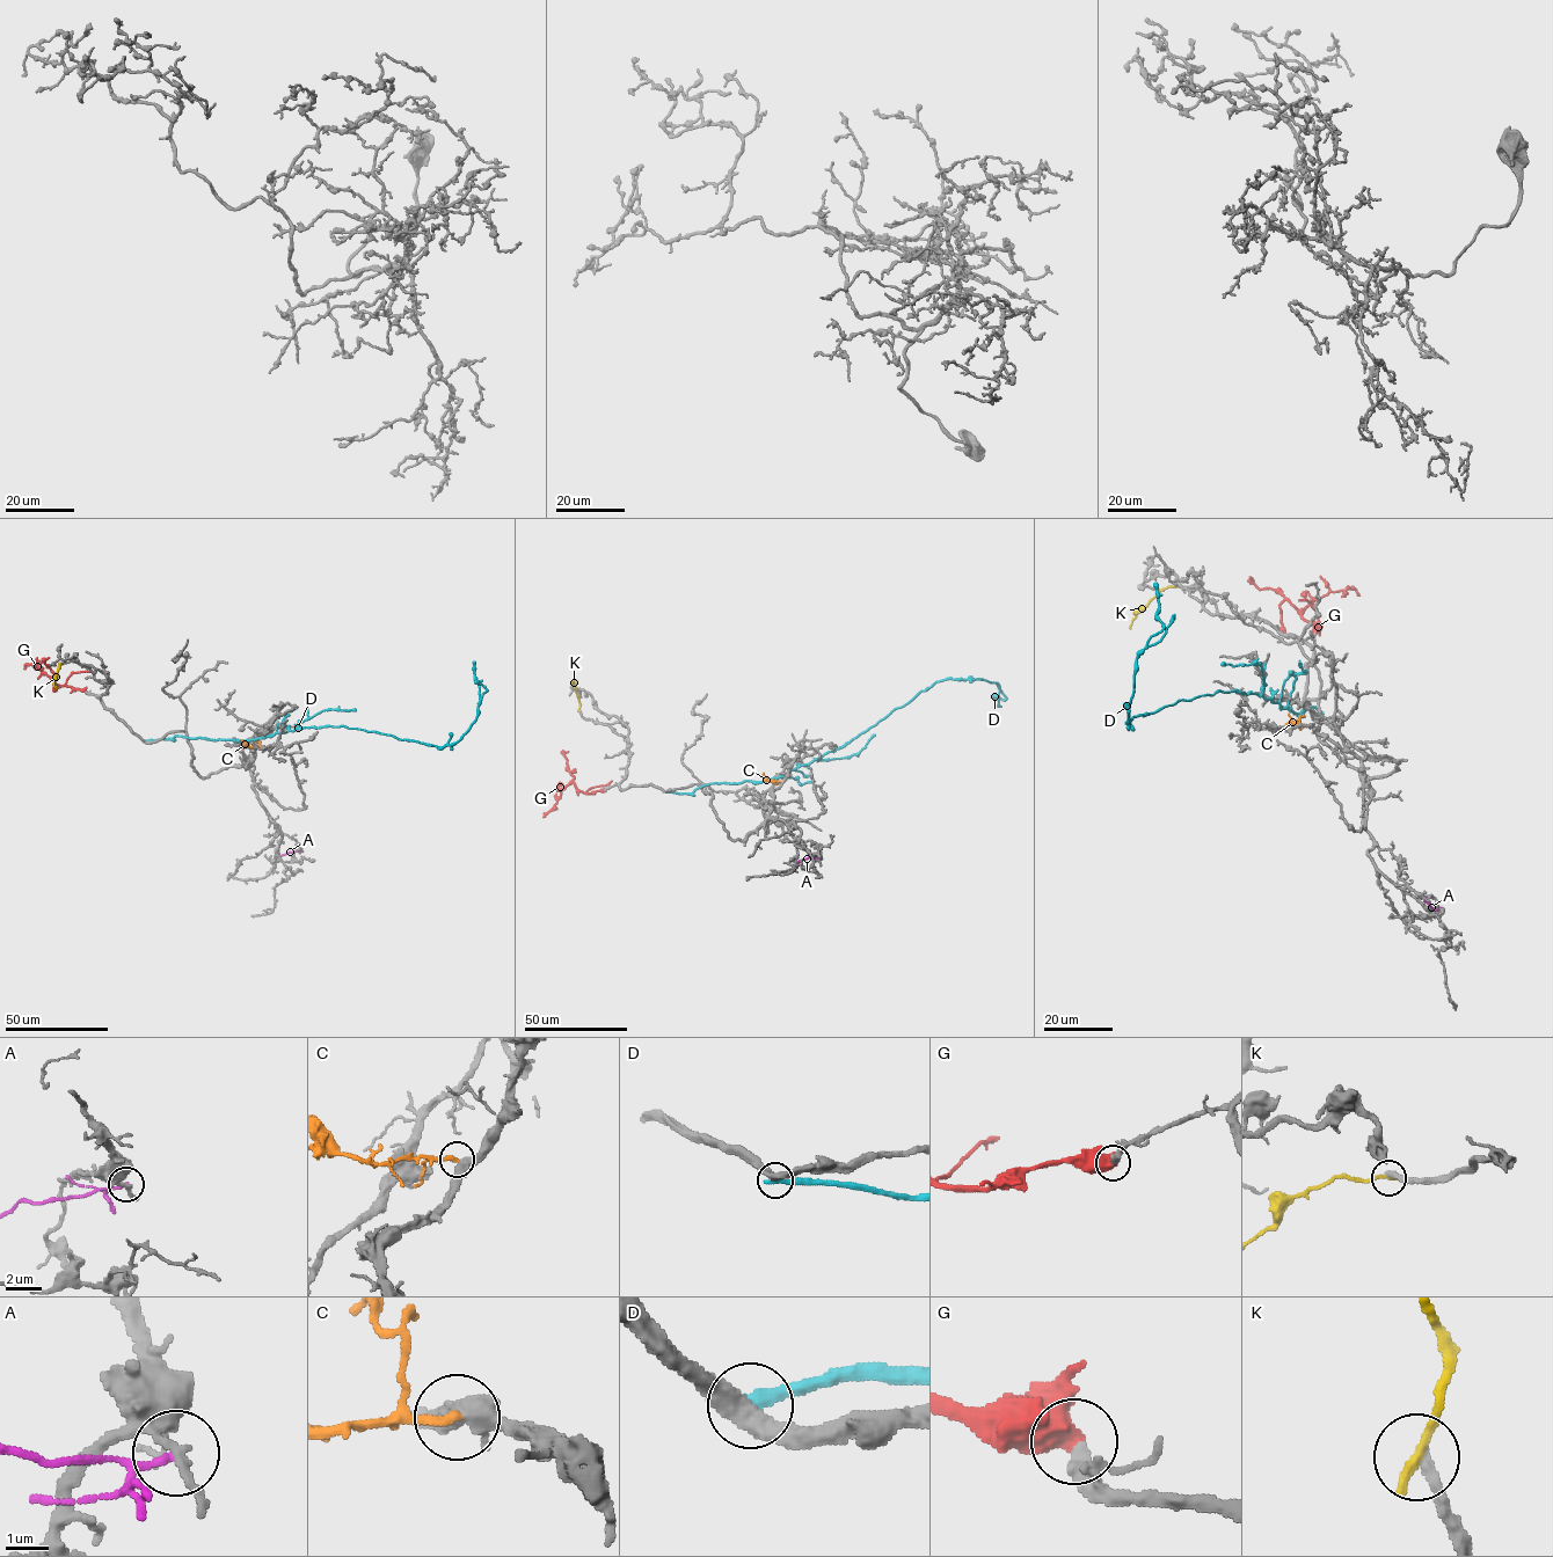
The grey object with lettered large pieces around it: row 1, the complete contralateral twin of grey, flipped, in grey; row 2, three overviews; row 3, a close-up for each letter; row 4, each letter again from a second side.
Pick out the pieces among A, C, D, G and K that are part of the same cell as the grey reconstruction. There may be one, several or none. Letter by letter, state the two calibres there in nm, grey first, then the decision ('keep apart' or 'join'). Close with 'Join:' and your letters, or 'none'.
A: calibres 190 and 190 nm; keep apart
C: calibres 480 and 200 nm; join
D: calibres 420 and 340 nm; keep apart
G: calibres 360 and 700 nm; join
K: calibres 320 and 300 nm; keep apart
Join: C, G

